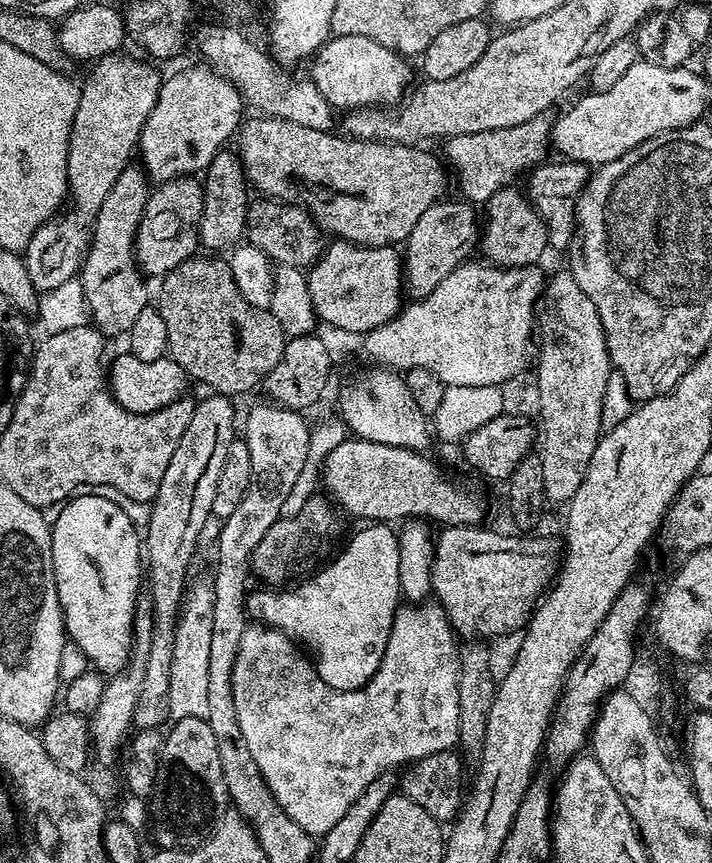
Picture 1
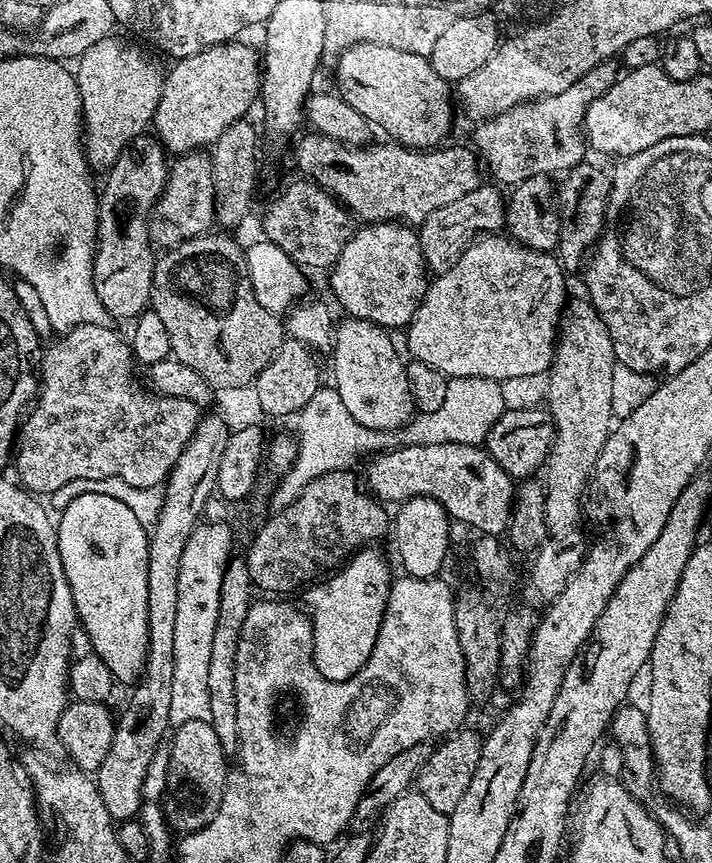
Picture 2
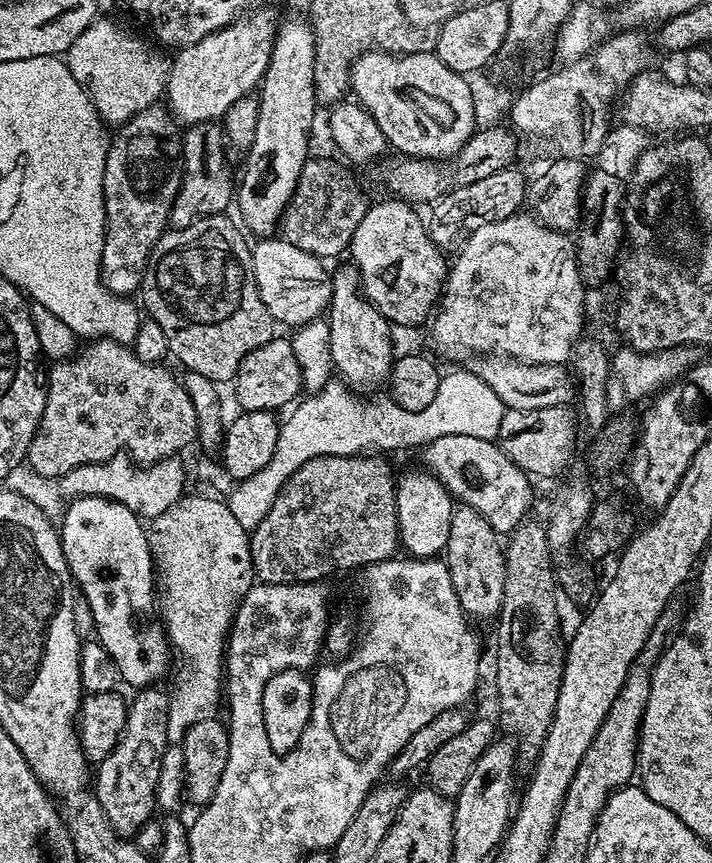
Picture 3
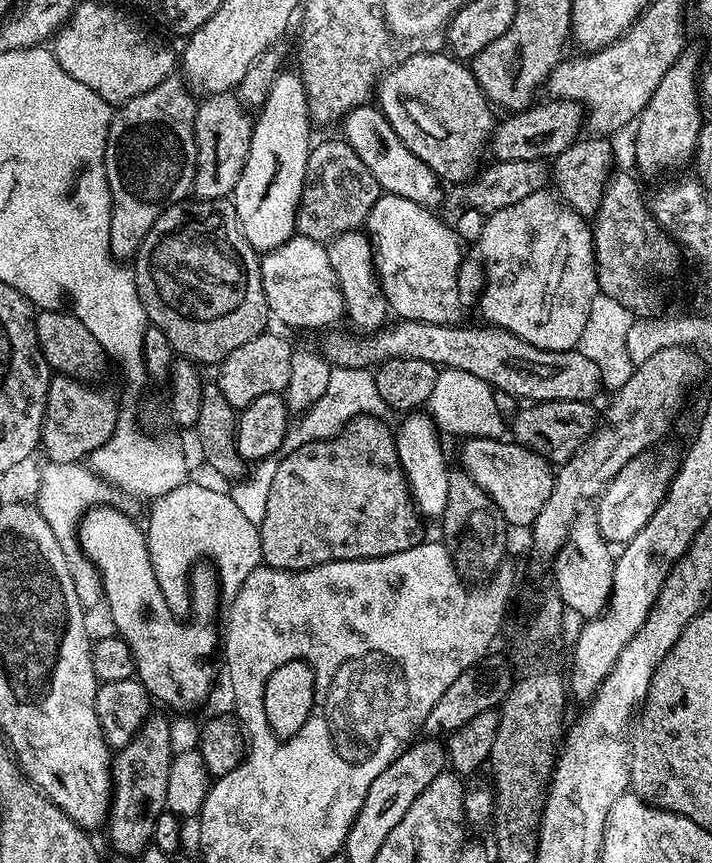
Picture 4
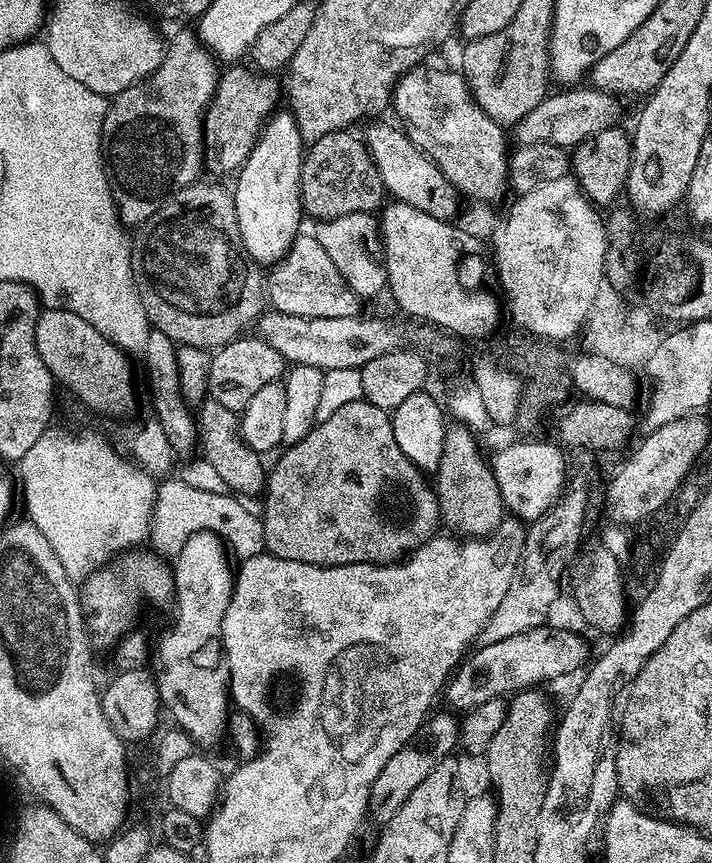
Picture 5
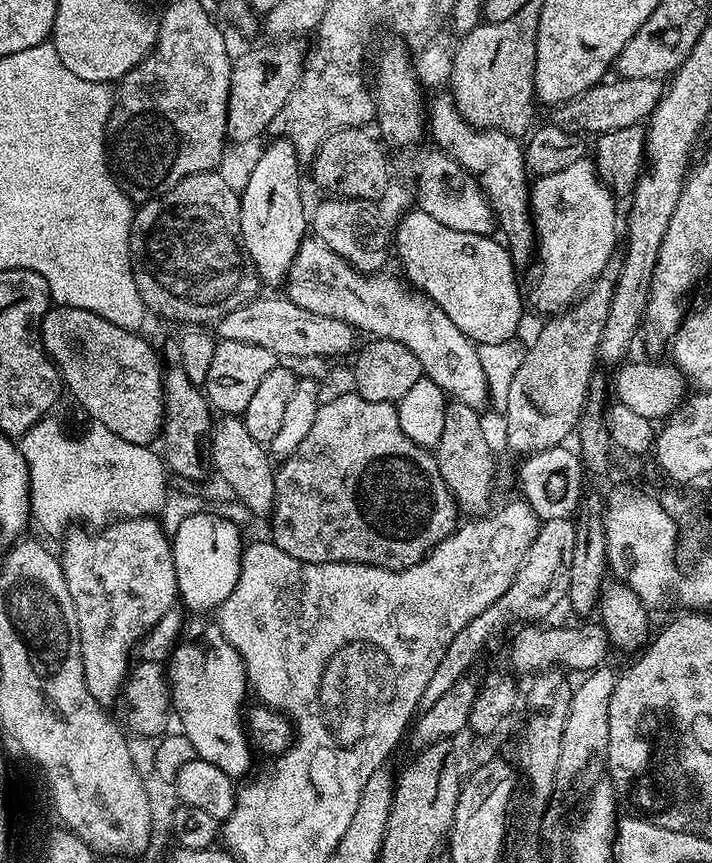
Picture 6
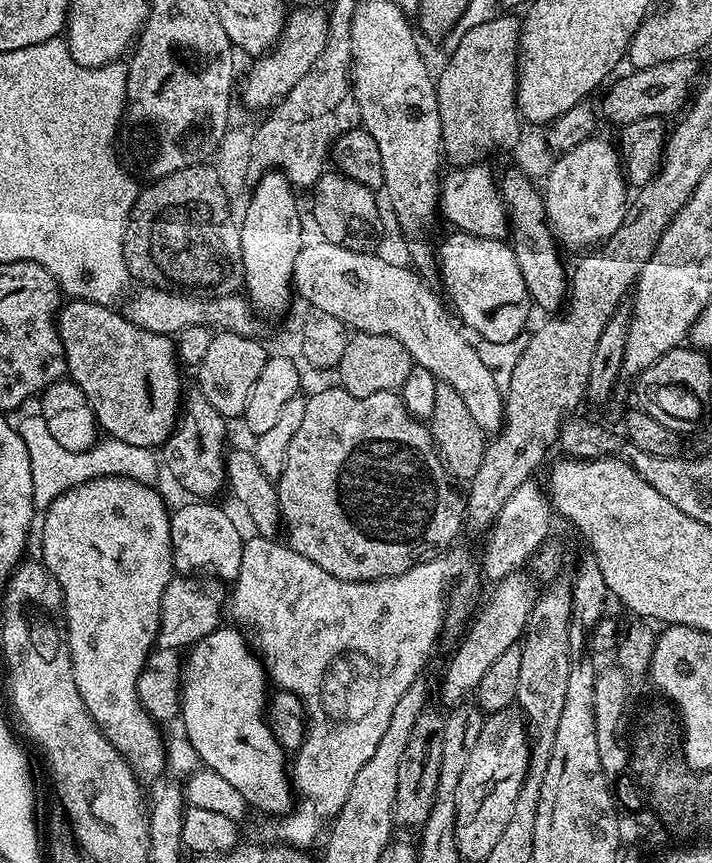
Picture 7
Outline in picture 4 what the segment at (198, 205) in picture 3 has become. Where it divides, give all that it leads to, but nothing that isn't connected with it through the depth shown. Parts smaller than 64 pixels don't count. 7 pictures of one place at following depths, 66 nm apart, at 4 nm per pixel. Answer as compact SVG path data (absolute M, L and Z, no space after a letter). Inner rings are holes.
M212 94L199 101L194 118L196 173L192 183L192 192L199 199L222 200L231 197L250 150L254 120L248 112L249 109L232 94Z

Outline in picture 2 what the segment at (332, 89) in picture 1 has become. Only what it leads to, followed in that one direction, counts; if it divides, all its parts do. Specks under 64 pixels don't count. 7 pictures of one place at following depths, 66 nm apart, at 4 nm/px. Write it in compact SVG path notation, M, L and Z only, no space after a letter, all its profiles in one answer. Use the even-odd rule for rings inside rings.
M356 43L348 47L335 61L337 95L363 116L369 125L378 126L391 141L407 148L430 150L441 145L452 126L454 100L451 83L440 78L427 56L410 54L378 43Z

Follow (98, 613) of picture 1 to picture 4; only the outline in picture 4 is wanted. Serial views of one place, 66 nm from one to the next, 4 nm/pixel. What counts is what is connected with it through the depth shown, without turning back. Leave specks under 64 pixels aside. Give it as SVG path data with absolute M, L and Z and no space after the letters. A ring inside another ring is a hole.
M113 506L92 507L80 517L79 544L88 560L96 565L106 597L106 611L112 615L111 627L128 643L132 652L132 661L136 667L135 679L148 692L149 697L165 700L180 714L191 713L212 692L212 668L204 660L196 660L197 637L189 635L189 629L183 628L177 619L170 618L170 613L162 590L159 589L150 558L147 554L147 538L141 525L136 525L124 512Z

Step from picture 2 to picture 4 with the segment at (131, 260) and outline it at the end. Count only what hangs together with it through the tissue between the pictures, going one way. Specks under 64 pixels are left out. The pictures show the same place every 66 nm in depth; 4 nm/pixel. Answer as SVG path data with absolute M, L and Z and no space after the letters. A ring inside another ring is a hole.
M169 78L154 86L154 90L148 90L138 98L130 98L115 109L106 138L104 165L106 182L110 186L112 195L110 250L117 261L131 261L161 214L172 204L189 199L196 173L194 118L197 107L197 97L190 91L187 83L180 78Z

